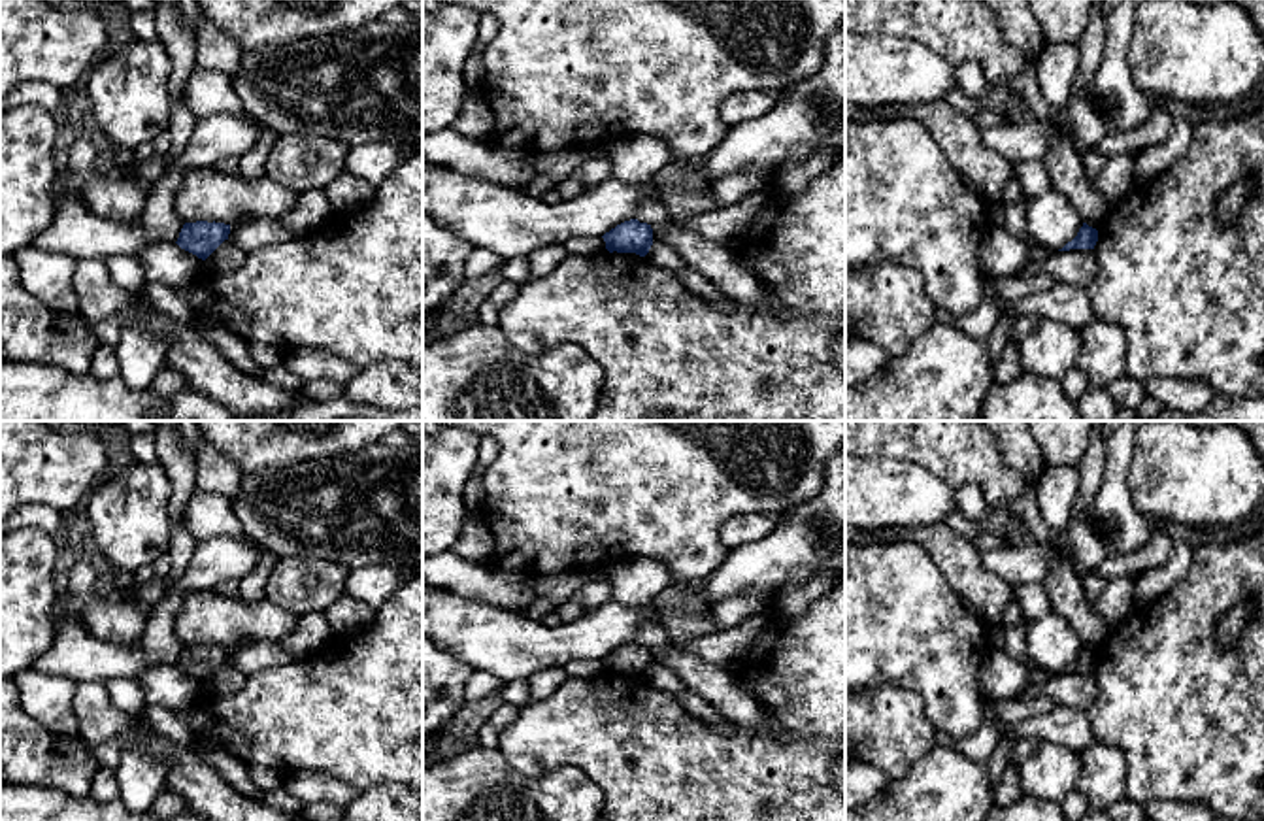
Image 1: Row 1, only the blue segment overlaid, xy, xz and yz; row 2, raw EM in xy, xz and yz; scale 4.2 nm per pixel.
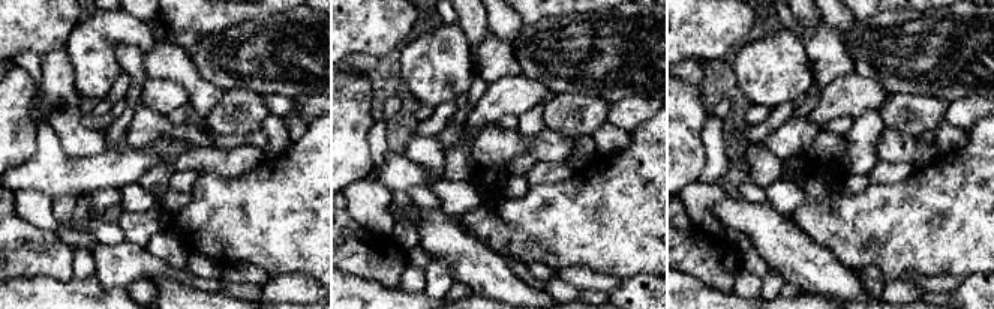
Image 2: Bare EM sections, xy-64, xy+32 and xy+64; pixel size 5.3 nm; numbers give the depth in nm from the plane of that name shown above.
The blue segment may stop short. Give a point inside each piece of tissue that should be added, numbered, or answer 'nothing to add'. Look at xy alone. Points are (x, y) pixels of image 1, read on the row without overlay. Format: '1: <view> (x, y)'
nothing to add

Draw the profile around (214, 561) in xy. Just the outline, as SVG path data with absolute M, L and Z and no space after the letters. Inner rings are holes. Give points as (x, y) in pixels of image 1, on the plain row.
M208 538L196 542L181 579L151 606L141 644L151 664L175 666L183 651L174 621L183 600L194 591L213 591L225 581L241 581L260 561L262 547L249 538Z

